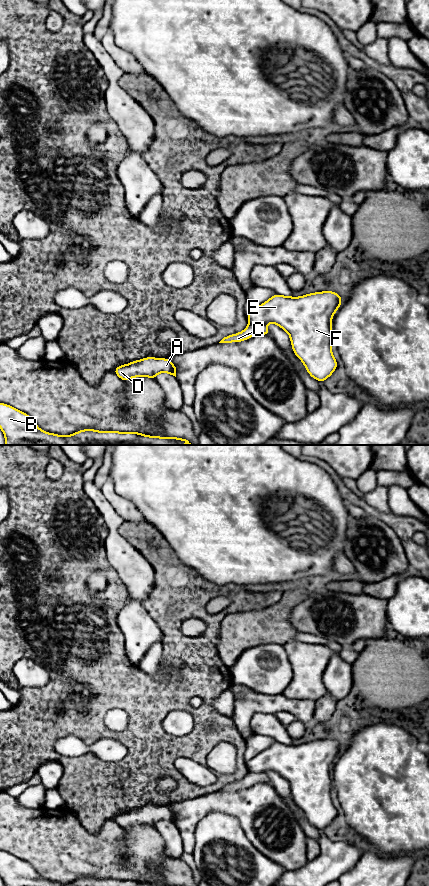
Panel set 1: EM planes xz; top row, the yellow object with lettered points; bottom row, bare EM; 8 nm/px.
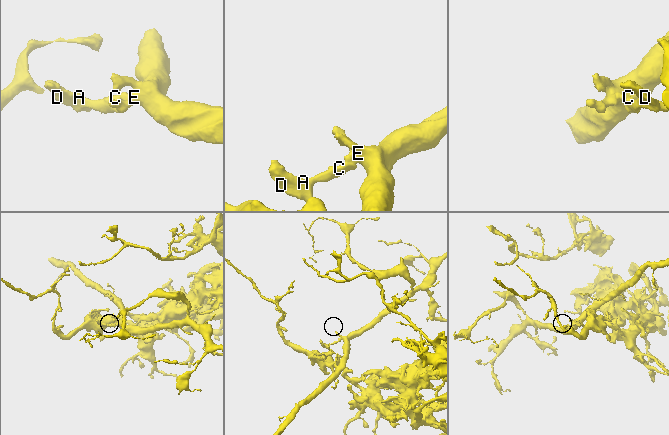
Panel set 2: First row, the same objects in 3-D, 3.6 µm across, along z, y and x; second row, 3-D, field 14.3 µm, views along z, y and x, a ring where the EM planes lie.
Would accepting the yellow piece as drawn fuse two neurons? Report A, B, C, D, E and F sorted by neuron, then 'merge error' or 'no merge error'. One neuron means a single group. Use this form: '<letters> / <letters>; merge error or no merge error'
A B C D / E F; merge error

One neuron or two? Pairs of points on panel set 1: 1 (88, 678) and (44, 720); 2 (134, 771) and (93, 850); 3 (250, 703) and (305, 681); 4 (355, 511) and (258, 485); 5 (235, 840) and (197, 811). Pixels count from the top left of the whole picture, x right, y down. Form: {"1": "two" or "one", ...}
{"1": "one", "2": "two", "3": "two", "4": "two", "5": "two"}

